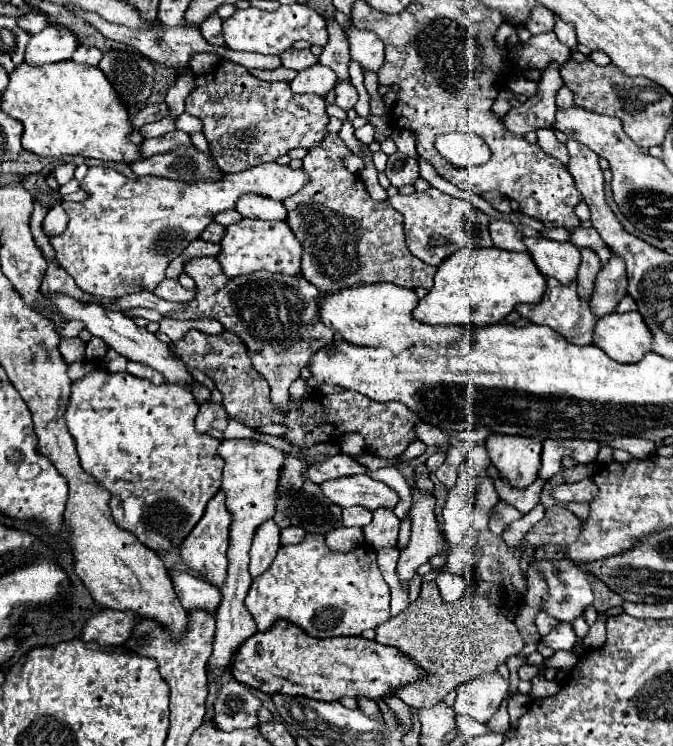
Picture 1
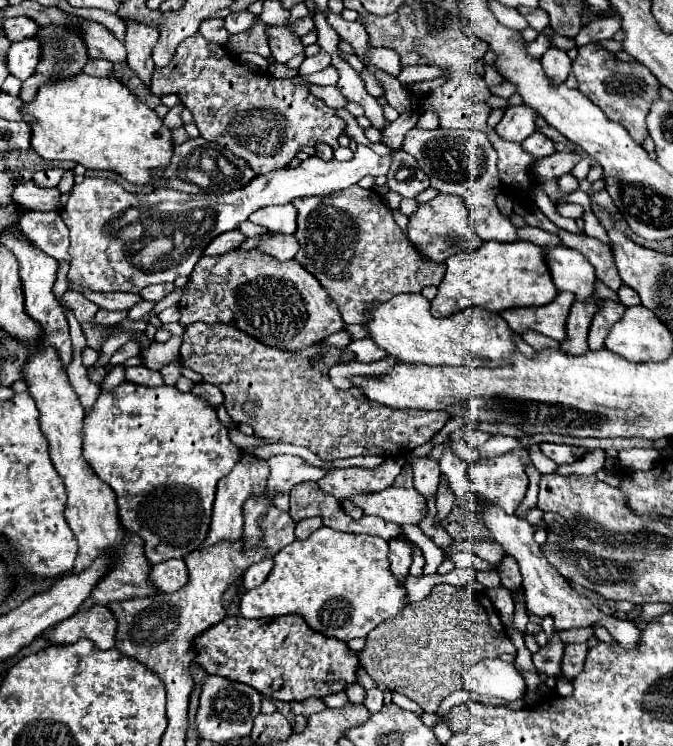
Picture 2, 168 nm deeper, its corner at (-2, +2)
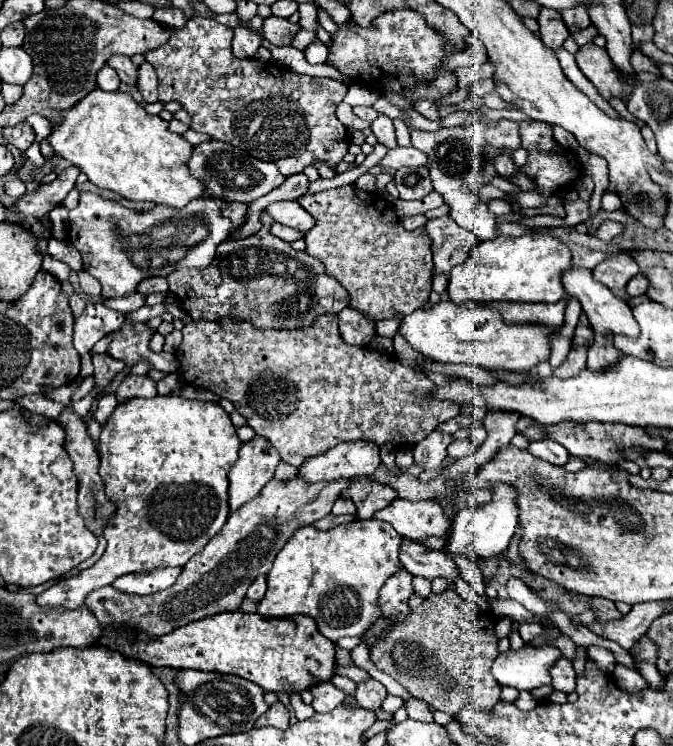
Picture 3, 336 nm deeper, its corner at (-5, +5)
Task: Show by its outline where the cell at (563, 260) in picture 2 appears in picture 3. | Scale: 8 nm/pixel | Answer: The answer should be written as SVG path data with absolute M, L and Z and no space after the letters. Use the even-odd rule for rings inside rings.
M572 267L570 271L564 273L562 283L564 283L564 289L568 291L568 295L578 297L578 301L582 303L582 309L588 315L590 325L596 333L600 333L600 335L626 335L626 337L638 337L640 335L640 327L638 327L636 319L632 317L632 309L628 307L628 303L618 299L612 291L608 291L598 281L594 281L592 271Z

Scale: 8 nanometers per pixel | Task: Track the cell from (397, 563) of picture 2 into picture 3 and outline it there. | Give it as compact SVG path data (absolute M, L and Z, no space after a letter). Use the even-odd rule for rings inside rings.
M402 569L400 573L392 575L384 587L380 589L380 597L378 597L378 607L380 607L380 615L384 619L390 619L390 623L374 635L364 633L360 637L362 643L368 643L368 647L372 649L376 645L376 641L380 639L380 635L384 631L390 631L392 627L396 627L400 621L404 621L410 615L410 607L408 607L408 599L414 595L414 587L412 587L412 575Z

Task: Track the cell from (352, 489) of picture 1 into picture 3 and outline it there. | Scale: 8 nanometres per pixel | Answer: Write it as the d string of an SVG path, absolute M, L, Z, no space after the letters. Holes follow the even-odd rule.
M396 499L388 509L376 513L376 517L388 521L402 537L420 543L428 537L446 537L452 529L452 517L436 501Z

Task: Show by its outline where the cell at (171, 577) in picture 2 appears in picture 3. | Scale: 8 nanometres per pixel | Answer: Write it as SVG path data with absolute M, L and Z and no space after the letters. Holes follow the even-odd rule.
M156 569L152 573L128 573L112 583L114 589L122 593L136 593L136 595L150 595L174 585L178 573L182 569Z

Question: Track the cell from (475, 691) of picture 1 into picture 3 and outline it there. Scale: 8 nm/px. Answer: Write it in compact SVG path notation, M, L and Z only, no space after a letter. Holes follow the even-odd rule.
M550 643L538 647L524 645L520 651L510 649L508 653L498 655L492 663L492 675L500 685L530 691L534 687L550 685L550 669L560 657L560 649Z

